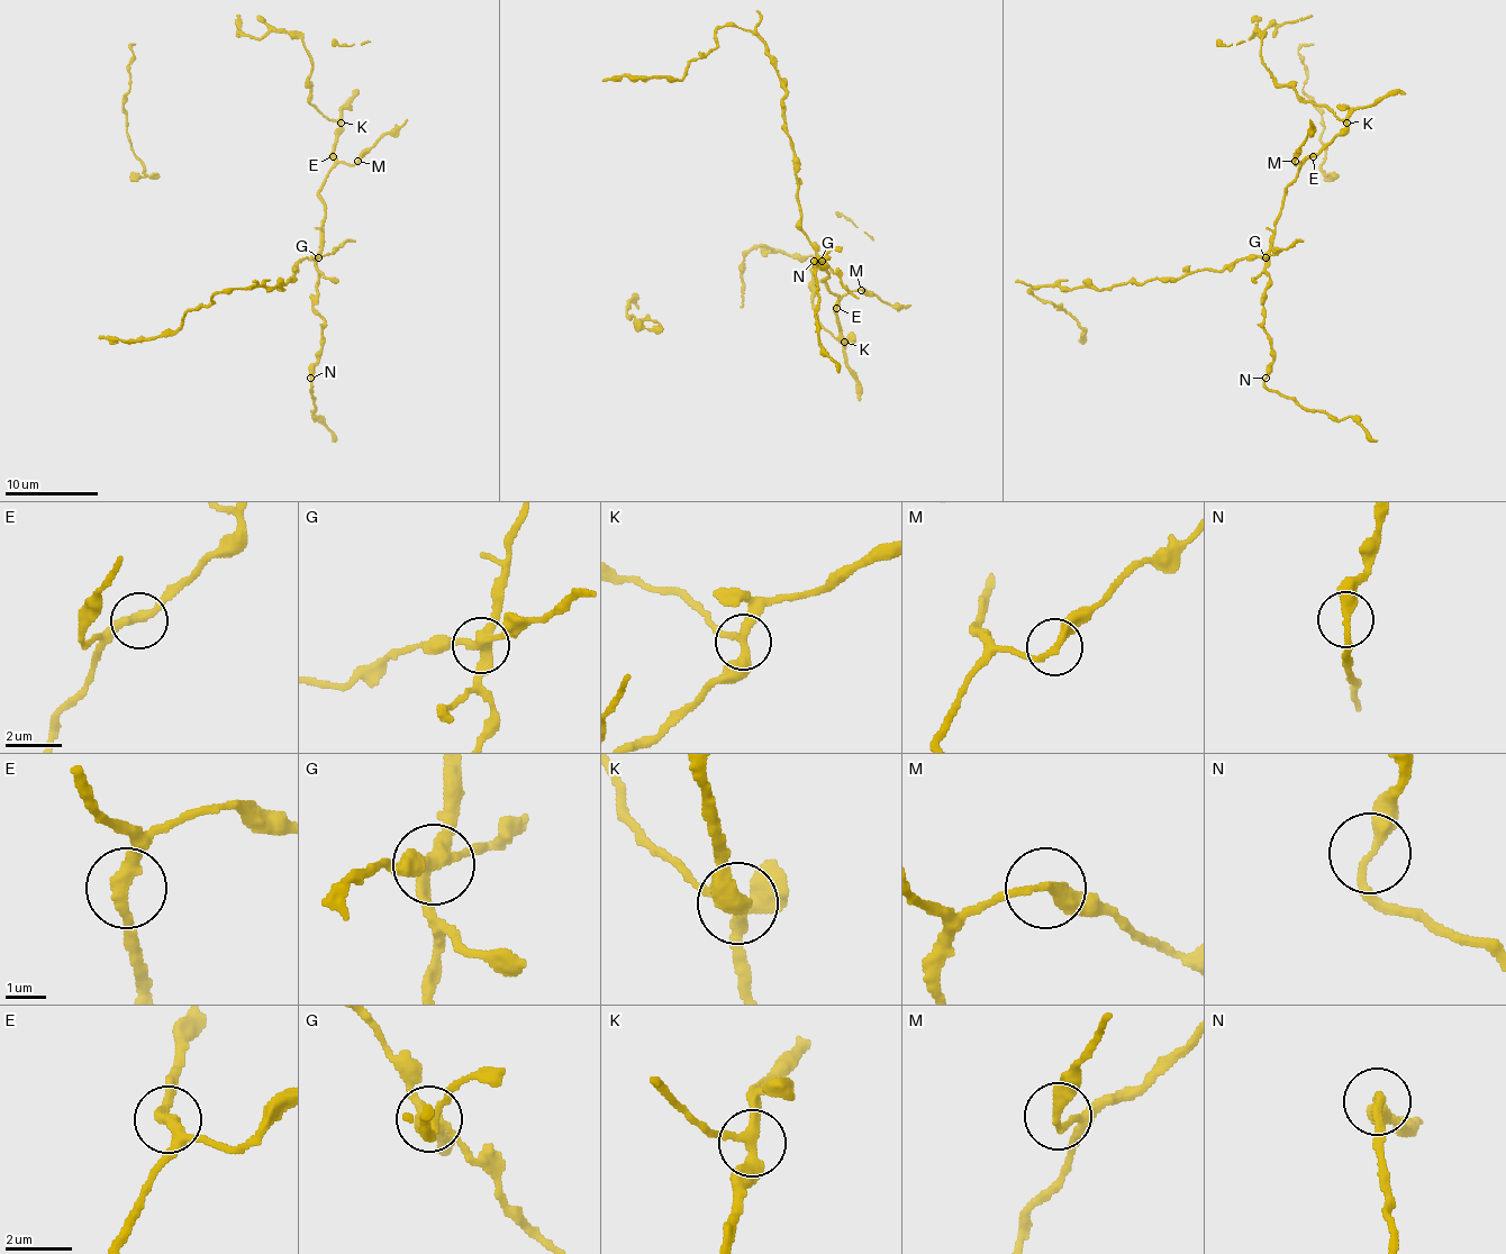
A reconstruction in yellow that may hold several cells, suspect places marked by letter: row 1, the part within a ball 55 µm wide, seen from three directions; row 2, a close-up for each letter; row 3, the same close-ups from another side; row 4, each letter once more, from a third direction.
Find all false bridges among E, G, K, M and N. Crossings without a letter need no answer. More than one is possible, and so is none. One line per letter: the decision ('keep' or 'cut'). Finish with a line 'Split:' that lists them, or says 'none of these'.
E: keep
G: cut
K: keep
M: cut
N: keep
Split: G, M

